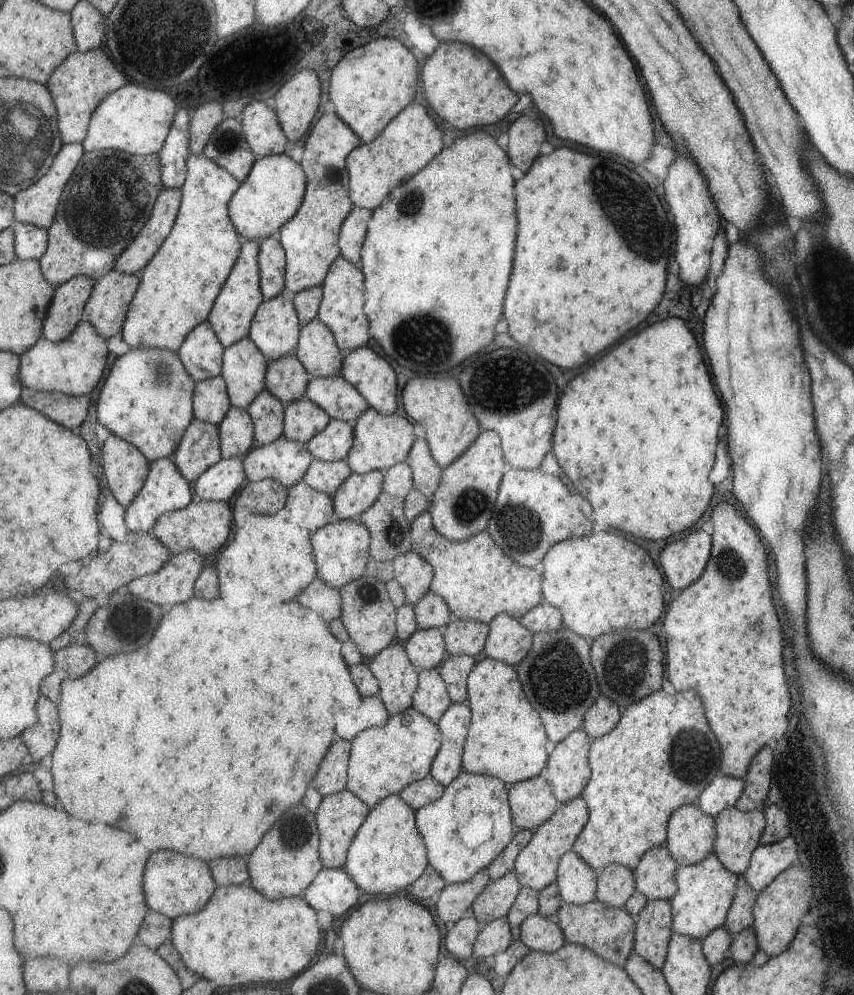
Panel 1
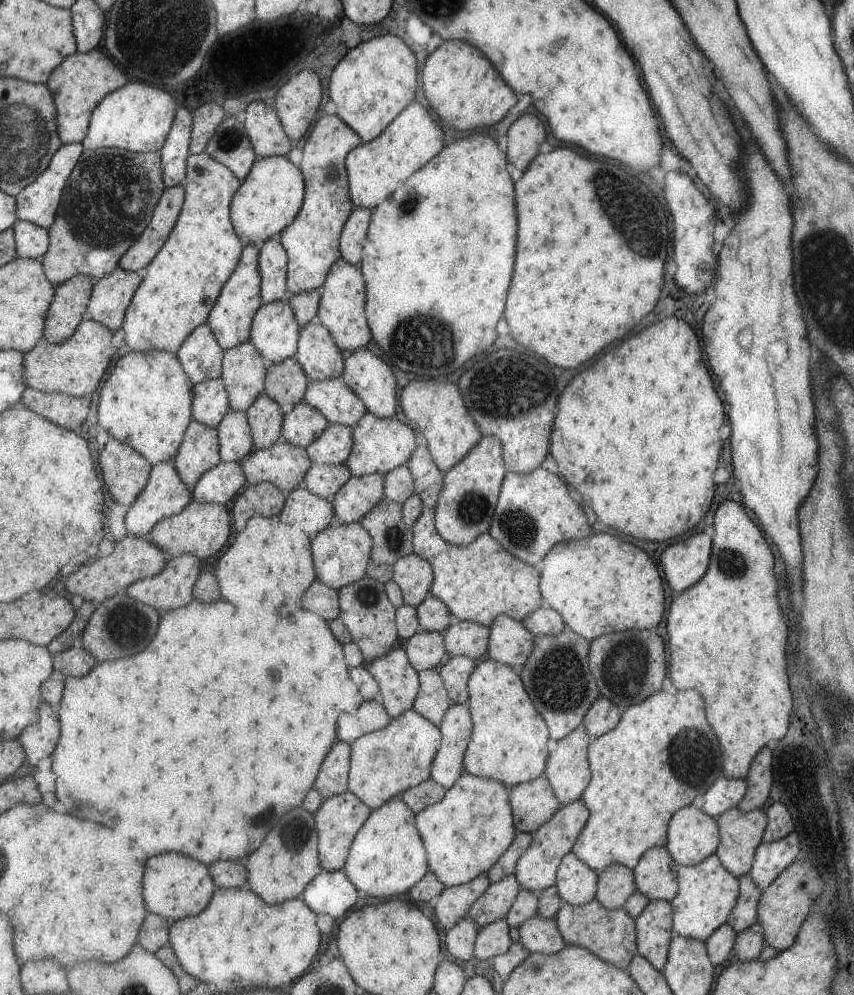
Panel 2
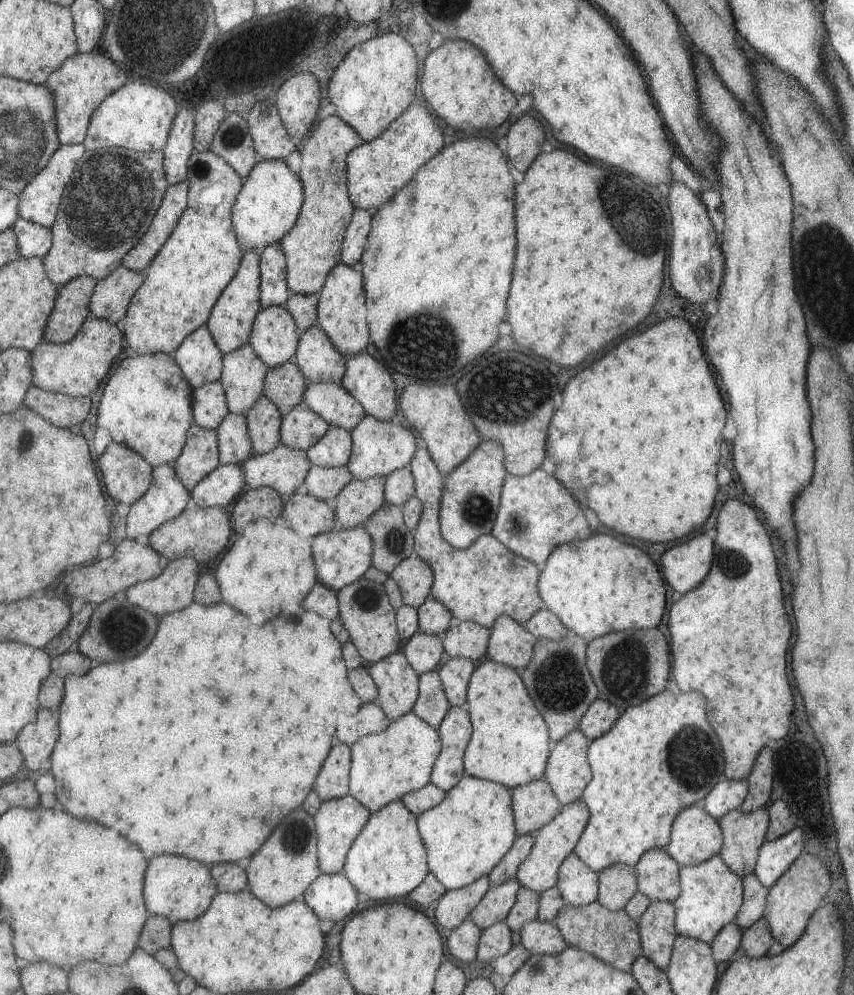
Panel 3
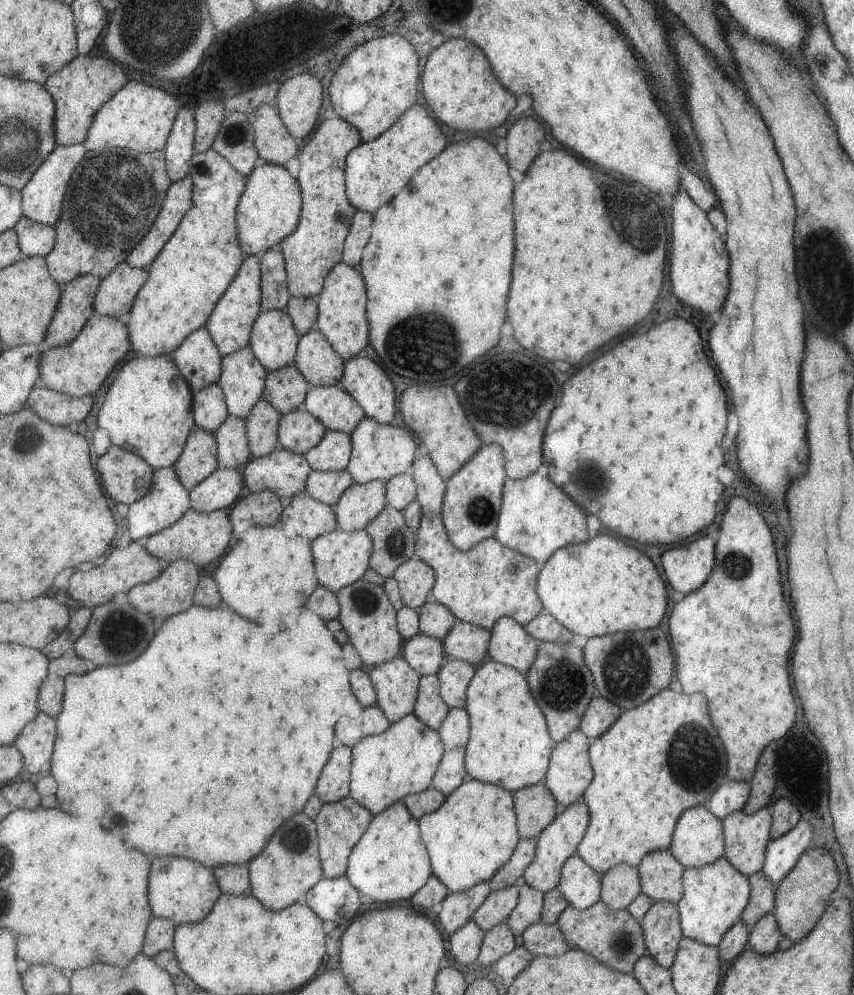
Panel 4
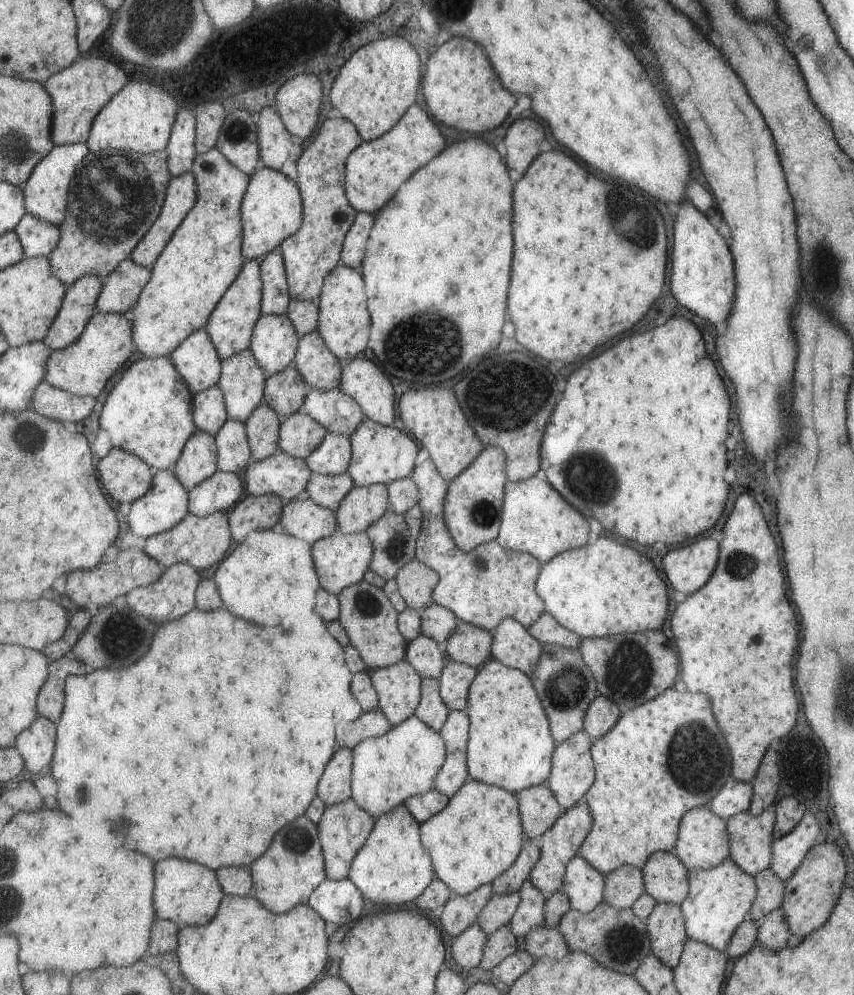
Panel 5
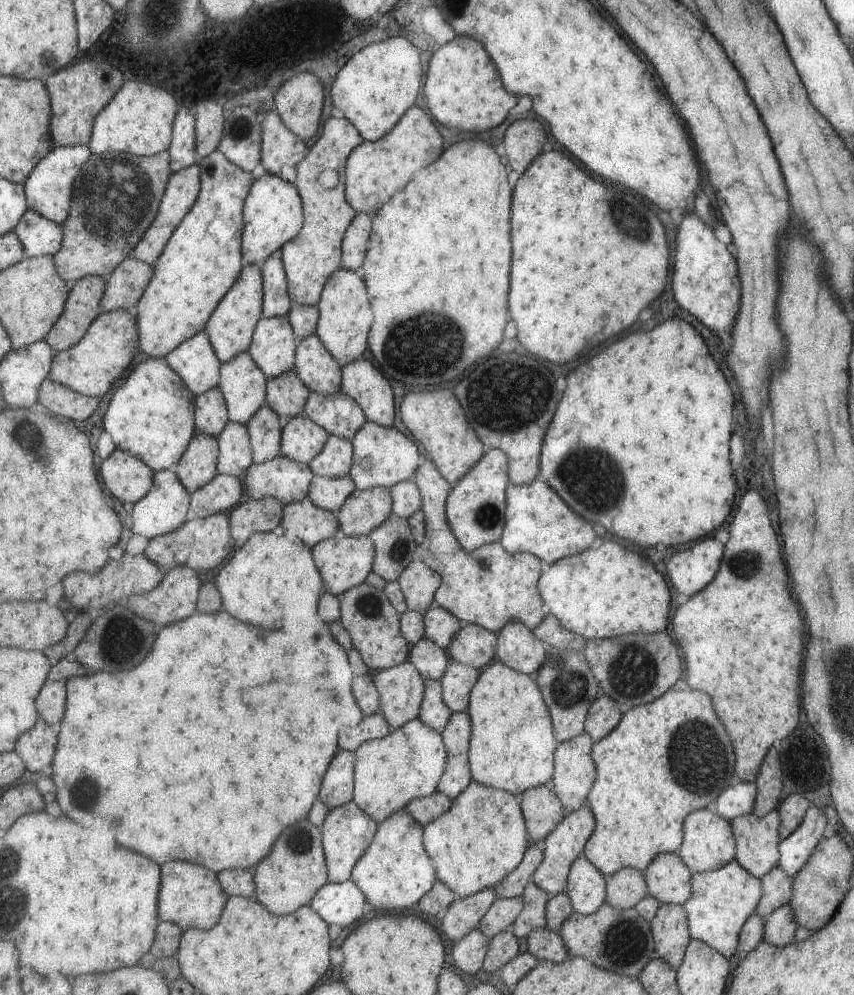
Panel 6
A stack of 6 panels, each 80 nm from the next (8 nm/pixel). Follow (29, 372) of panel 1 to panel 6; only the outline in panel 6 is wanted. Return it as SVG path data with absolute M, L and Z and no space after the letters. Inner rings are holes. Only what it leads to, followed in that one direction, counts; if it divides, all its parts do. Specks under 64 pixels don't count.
M123 309L101 312L93 318L77 344L55 352L47 379L78 394L100 398L121 378L137 352L135 319Z

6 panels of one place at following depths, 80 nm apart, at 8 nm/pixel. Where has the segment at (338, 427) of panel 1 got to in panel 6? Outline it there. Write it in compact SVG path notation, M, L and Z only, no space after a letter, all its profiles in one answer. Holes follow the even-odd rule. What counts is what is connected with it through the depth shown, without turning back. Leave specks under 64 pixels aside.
M329 435L317 456L309 460L308 466L313 475L326 478L348 476L351 466L352 444L345 438Z

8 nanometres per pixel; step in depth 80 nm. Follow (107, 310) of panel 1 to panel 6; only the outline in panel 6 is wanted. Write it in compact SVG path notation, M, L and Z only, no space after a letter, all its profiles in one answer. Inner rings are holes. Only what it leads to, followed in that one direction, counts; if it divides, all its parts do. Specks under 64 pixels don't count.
M126 257L109 276L101 296L100 310L127 310L137 305L153 273L152 265Z

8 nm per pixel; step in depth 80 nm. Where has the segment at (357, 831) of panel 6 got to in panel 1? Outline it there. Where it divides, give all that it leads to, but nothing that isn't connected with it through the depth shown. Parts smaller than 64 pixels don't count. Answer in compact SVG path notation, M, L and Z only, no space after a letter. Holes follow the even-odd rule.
M346 789L322 797L314 815L319 834L318 854L322 868L343 867L349 844L367 817L368 810L368 807L355 794Z

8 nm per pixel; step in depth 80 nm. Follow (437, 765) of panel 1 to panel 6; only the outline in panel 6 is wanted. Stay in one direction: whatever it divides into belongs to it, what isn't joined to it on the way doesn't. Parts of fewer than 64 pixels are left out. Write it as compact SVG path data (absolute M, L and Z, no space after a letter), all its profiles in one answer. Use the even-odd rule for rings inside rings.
M451 712L440 736L447 760L436 791L453 799L472 781L468 766L469 716L466 713Z

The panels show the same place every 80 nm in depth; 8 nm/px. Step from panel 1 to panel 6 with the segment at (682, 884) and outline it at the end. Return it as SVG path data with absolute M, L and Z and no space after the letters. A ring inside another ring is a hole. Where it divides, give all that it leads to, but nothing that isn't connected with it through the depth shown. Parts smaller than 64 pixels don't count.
M731 860L715 871L691 873L690 884L690 896L682 905L690 939L707 944L725 959L731 958L737 946L737 934L743 922L754 914L761 897L759 879Z

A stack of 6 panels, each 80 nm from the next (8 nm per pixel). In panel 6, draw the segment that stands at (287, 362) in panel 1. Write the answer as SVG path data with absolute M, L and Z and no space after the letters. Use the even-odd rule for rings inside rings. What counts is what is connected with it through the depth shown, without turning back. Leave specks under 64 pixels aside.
M289 370L275 378L267 378L264 403L275 415L291 419L302 413L309 394L297 374Z

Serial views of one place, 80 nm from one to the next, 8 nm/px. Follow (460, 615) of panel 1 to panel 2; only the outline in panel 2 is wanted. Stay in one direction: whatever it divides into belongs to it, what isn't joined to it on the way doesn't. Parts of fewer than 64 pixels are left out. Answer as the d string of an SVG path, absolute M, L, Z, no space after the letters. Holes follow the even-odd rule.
M415 430L414 438L417 444L404 466L411 472L414 494L423 502L423 511L411 526L412 553L431 566L433 581L429 594L441 600L459 621L487 627L491 627L493 618L499 614L521 621L544 606L538 588L540 573L533 566L511 556L488 533L477 536L467 546L451 545L439 537L434 526L434 507L441 491L442 473L431 459L423 434Z

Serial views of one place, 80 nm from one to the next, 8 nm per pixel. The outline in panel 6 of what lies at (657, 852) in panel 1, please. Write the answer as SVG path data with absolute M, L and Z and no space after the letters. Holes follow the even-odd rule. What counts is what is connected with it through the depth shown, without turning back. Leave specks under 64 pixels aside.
M675 853L655 856L643 872L648 894L659 903L683 905L690 896L690 871Z

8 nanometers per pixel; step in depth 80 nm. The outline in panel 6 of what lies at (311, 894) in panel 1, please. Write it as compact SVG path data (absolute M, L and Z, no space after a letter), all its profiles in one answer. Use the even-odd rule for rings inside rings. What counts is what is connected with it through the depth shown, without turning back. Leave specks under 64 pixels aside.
M351 880L323 884L313 894L313 898L309 900L309 906L327 925L336 924L341 928L349 926L349 924L359 920L367 909L367 903L361 890L358 890L357 886L354 886Z

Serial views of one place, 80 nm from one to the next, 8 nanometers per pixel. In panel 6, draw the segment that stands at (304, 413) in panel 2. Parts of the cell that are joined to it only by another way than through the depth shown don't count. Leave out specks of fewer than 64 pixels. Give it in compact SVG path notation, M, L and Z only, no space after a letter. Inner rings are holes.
M300 414L281 428L279 452L289 460L308 464L313 456L317 456L327 438L329 435L321 426Z

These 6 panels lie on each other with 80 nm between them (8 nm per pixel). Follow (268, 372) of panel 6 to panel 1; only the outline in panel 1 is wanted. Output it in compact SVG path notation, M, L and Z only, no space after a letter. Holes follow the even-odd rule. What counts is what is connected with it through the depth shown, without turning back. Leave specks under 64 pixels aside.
M277 294L257 306L248 338L267 361L273 361L293 353L300 326L293 302Z

